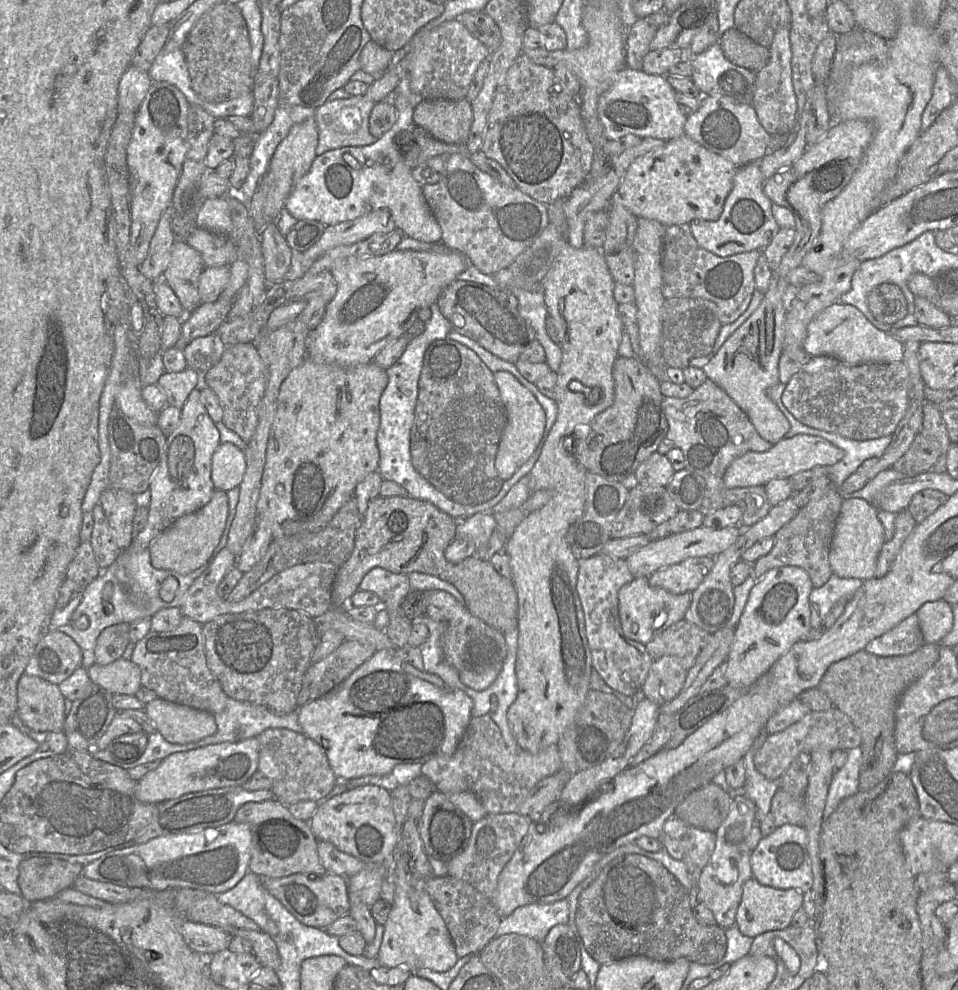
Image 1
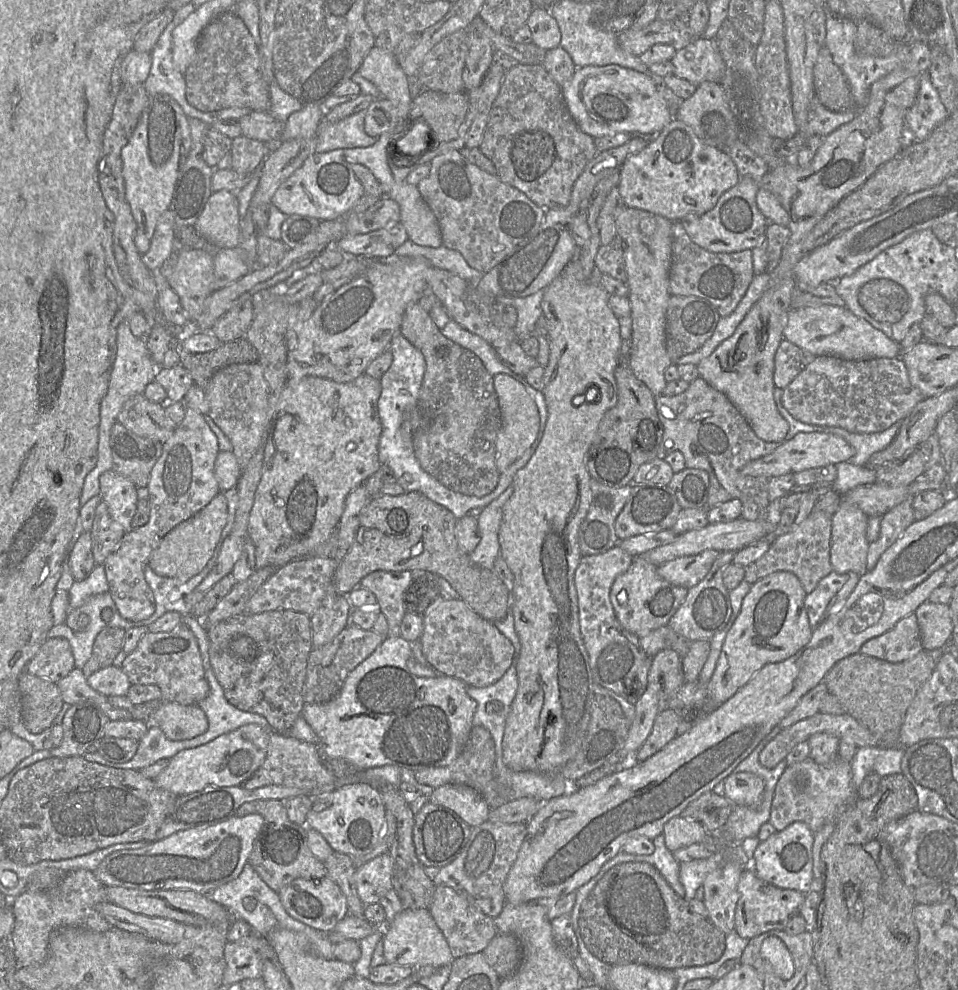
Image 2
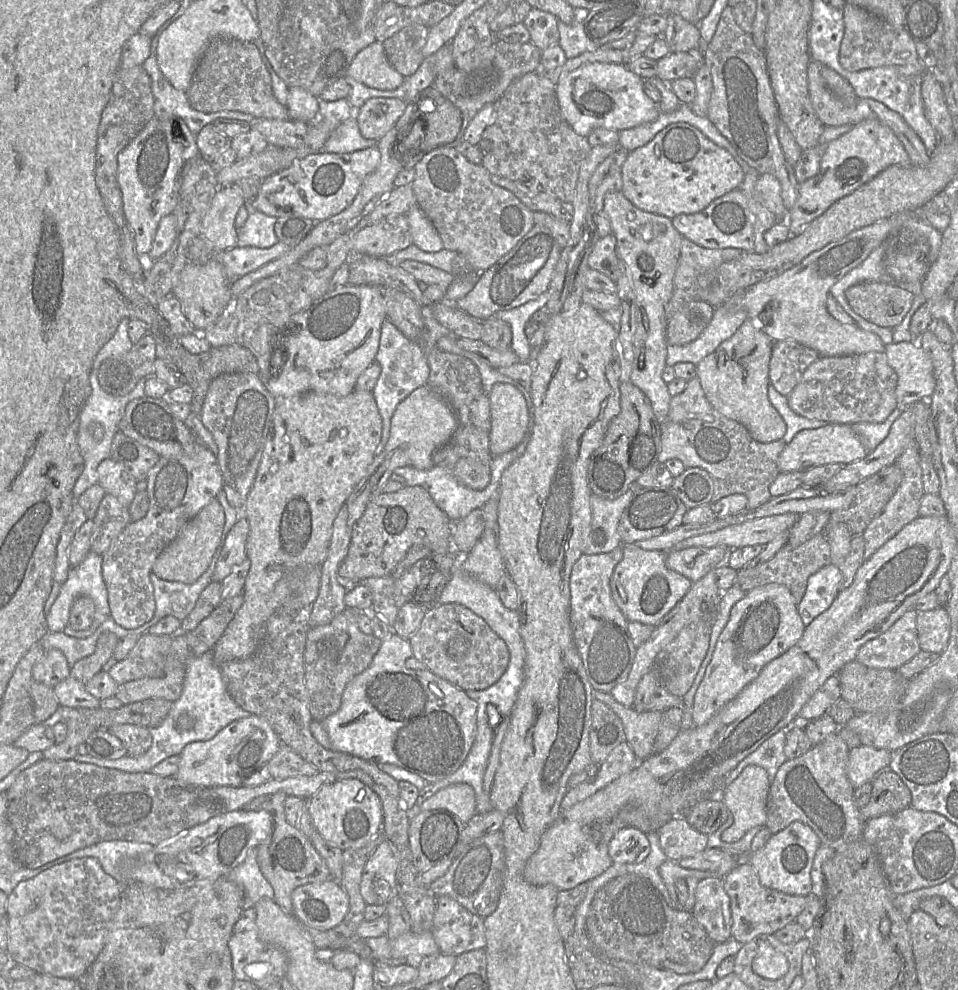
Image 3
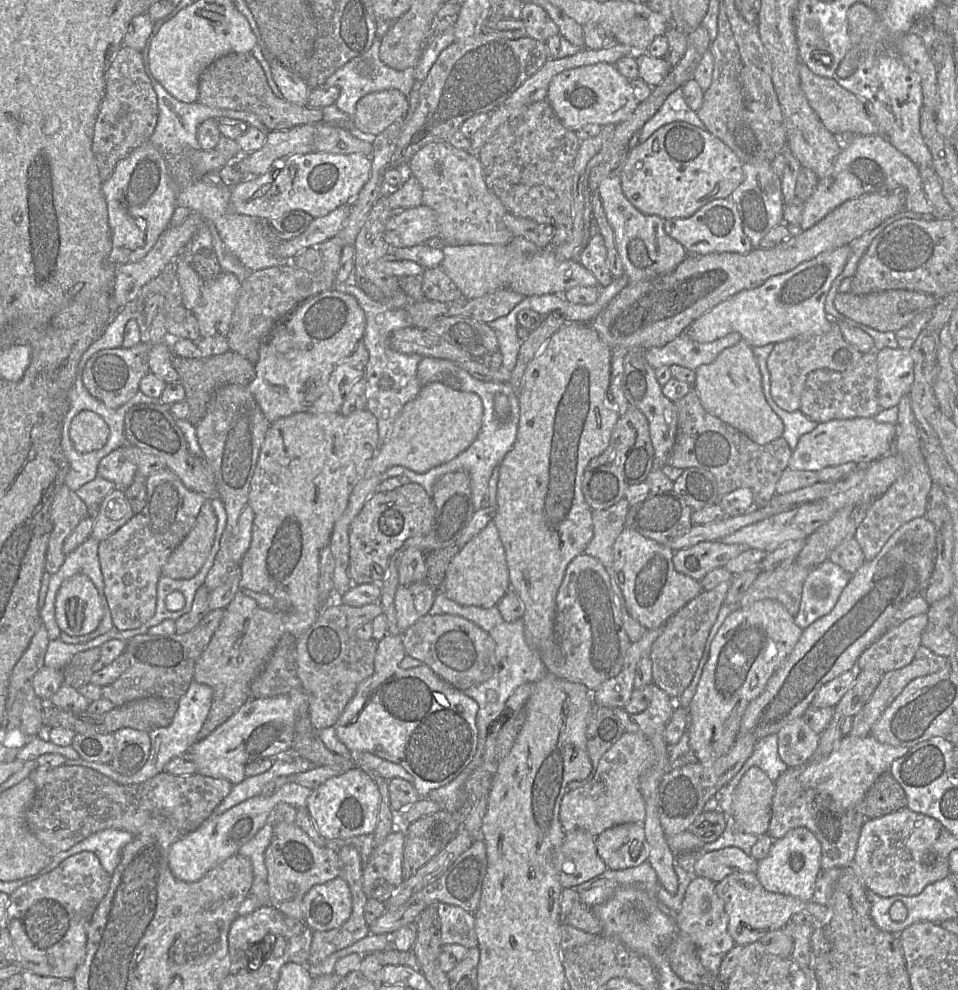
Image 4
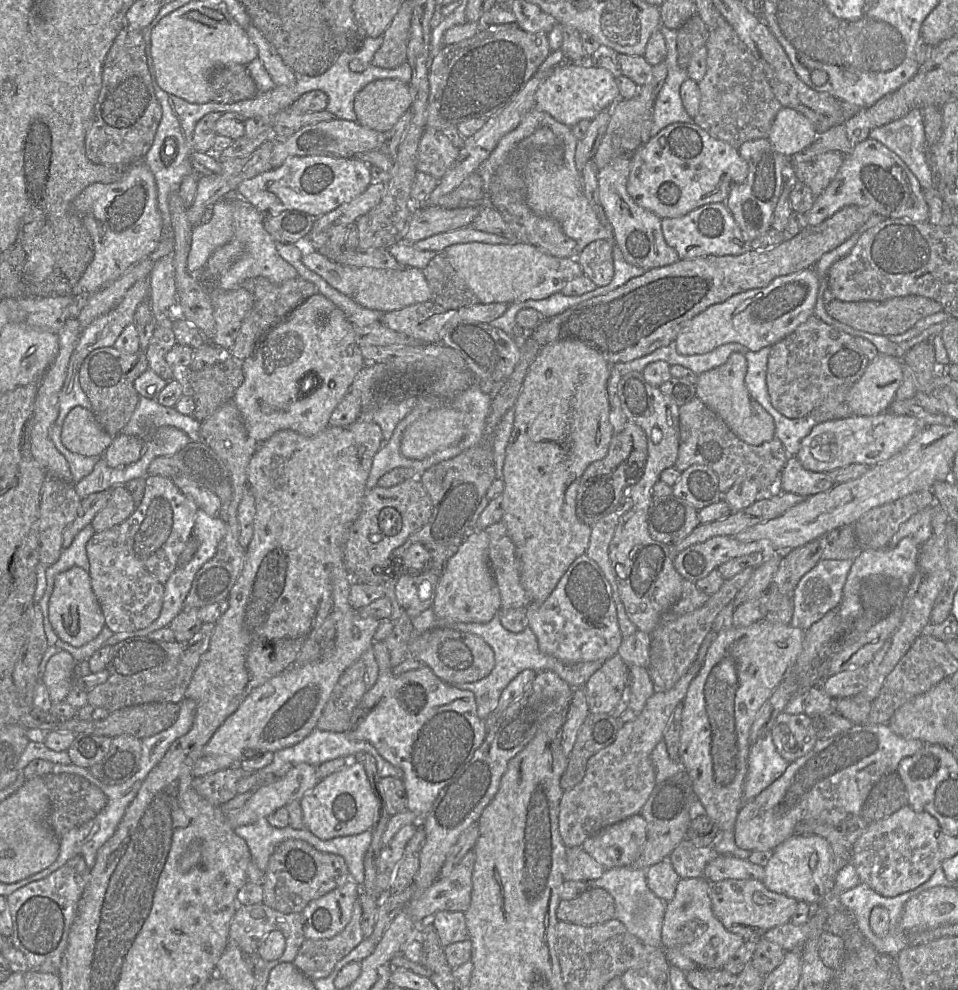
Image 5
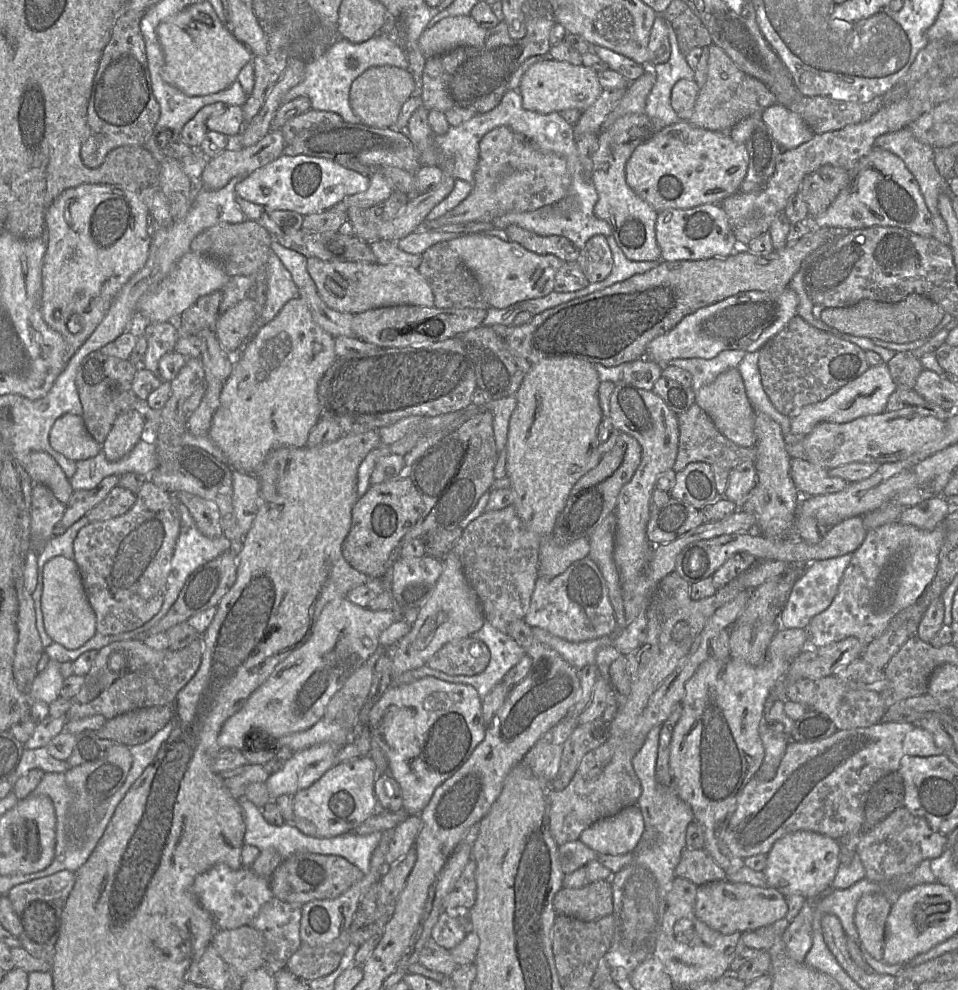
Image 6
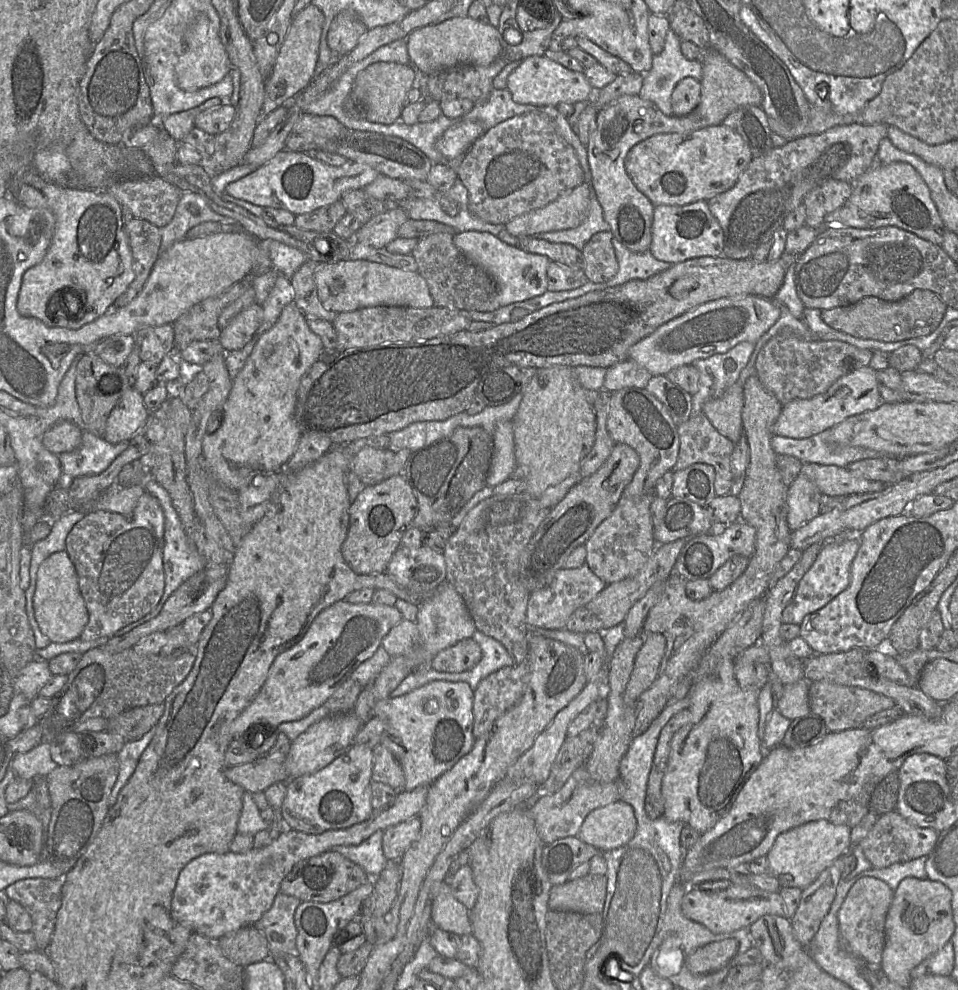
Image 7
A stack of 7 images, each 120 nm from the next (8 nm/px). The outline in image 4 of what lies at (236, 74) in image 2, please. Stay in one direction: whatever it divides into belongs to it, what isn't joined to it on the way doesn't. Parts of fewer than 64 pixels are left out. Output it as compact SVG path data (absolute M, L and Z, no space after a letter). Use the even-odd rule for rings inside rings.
M230 53L211 63L199 78L198 103L211 108L248 111L255 114L268 131L288 130L303 124L323 122L320 108L299 106L275 95L259 61L251 53Z

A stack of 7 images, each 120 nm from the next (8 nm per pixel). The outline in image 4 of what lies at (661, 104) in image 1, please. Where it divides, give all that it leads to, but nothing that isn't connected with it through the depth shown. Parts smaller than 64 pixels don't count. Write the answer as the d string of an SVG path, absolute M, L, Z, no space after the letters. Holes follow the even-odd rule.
M596 63L566 70L556 75L548 88L546 99L562 124L577 131L587 124L616 125L628 118L639 105L630 80L614 64Z

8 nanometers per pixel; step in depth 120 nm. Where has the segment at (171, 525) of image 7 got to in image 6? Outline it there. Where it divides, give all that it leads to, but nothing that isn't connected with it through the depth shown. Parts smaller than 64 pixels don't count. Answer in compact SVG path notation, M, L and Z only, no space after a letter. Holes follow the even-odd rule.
M174 494L173 496L176 501L177 508L179 511L179 516L180 516L180 532L171 559L171 571L167 579L167 590L166 590L163 604L159 612L152 619L146 622L144 625L129 632L111 635L110 642L117 642L117 641L136 639L136 638L143 639L144 637L147 637L147 631L151 627L153 627L156 623L158 623L166 615L166 613L171 608L171 606L177 600L179 593L186 579L189 577L189 575L191 575L194 571L196 571L201 566L214 560L221 554L233 549L233 544L223 534L216 538L208 538L204 536L197 528L195 521L190 515L188 509L178 500L178 498Z

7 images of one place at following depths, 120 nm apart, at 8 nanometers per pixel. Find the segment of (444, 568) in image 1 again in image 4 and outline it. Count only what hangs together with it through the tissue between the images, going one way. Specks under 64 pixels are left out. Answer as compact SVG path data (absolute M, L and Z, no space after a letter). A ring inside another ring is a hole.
M410 482L389 492L374 493L349 529L349 576L352 584L380 584L388 573L391 557L407 539L428 533L434 518L432 497L419 484Z

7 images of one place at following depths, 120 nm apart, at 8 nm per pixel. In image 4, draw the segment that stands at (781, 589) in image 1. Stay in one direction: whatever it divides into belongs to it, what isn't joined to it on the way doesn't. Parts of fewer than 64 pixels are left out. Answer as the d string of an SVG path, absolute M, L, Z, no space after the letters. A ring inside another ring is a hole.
M772 599L759 600L745 608L738 607L726 617L711 643L708 660L687 709L689 748L697 762L714 761L732 748L748 705L763 692L771 676L796 646L802 632L794 616L783 604Z

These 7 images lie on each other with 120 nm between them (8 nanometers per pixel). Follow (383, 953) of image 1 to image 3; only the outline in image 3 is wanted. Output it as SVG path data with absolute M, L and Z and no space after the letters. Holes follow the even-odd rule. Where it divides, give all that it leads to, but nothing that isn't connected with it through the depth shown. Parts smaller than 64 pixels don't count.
M409 931L391 940L391 958L406 959L408 965L415 968L418 968L423 957L438 953L440 953L440 949L435 942L432 931L420 934Z

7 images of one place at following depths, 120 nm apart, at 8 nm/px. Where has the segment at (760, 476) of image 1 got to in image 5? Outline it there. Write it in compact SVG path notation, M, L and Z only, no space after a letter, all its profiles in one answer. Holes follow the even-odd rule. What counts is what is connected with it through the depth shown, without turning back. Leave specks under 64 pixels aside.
M884 411L872 416L851 415L816 424L801 440L796 458L807 470L830 472L850 464L869 467L890 459L901 451L919 432L922 425L913 416Z

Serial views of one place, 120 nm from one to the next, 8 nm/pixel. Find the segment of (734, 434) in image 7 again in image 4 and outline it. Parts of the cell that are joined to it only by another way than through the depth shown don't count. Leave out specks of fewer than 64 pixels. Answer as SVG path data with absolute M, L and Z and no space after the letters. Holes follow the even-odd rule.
M745 340L724 349L712 363L699 366L695 372L694 387L708 413L759 445L766 445L782 436L784 424L766 401L753 348Z

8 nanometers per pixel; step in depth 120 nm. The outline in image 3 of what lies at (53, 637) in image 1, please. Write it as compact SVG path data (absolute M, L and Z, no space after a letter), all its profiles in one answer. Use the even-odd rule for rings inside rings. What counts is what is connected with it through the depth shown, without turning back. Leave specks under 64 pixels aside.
M46 650L43 658L33 667L32 677L36 682L54 687L69 676L70 669L61 650Z

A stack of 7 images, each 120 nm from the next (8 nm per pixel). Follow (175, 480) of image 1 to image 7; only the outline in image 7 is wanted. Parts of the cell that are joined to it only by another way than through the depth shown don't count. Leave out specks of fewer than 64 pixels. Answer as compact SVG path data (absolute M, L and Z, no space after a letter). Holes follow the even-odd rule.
M145 491L143 495L139 498L135 509L132 514L123 516L119 513L103 511L103 510L88 510L86 515L77 522L74 527L69 532L66 538L66 548L71 562L75 567L77 573L79 590L84 599L89 620L85 628L83 629L79 639L82 641L91 641L101 637L113 637L114 633L125 626L138 621L148 613L150 613L160 602L164 587L165 587L165 573L164 573L164 563L163 563L163 546L164 546L164 529L165 529L165 517L163 509L156 497Z

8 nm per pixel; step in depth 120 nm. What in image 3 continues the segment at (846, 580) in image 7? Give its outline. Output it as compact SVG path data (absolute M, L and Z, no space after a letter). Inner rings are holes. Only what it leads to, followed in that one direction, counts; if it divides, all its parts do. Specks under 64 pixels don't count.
M828 564L811 575L806 591L798 604L798 613L805 626L824 613L840 592L842 573L834 564Z

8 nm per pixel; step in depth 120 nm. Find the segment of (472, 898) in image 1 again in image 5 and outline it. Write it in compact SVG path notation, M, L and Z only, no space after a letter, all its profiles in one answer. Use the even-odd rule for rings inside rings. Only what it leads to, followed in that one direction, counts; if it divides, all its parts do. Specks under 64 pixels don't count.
M438 911L429 919L429 922L436 930L443 947L469 938L463 912Z

